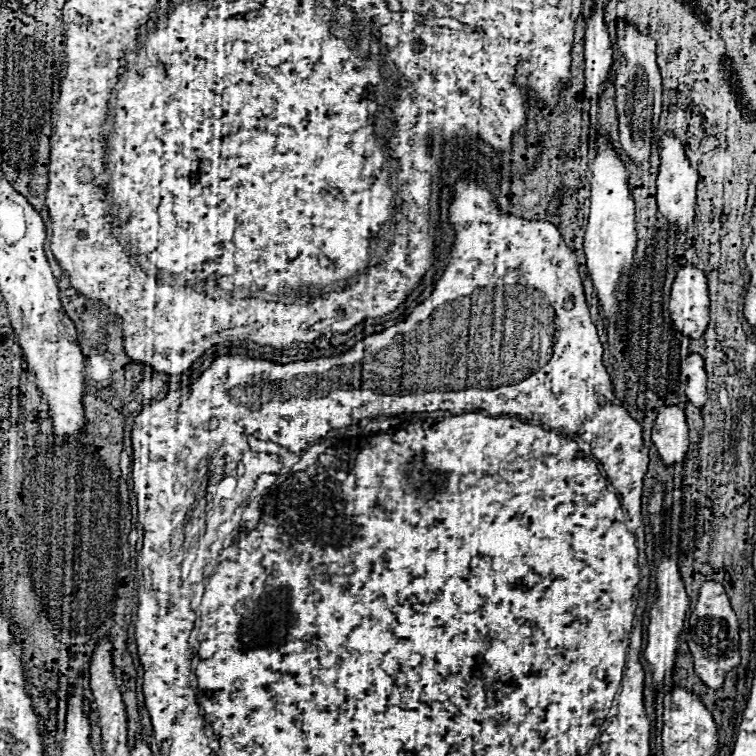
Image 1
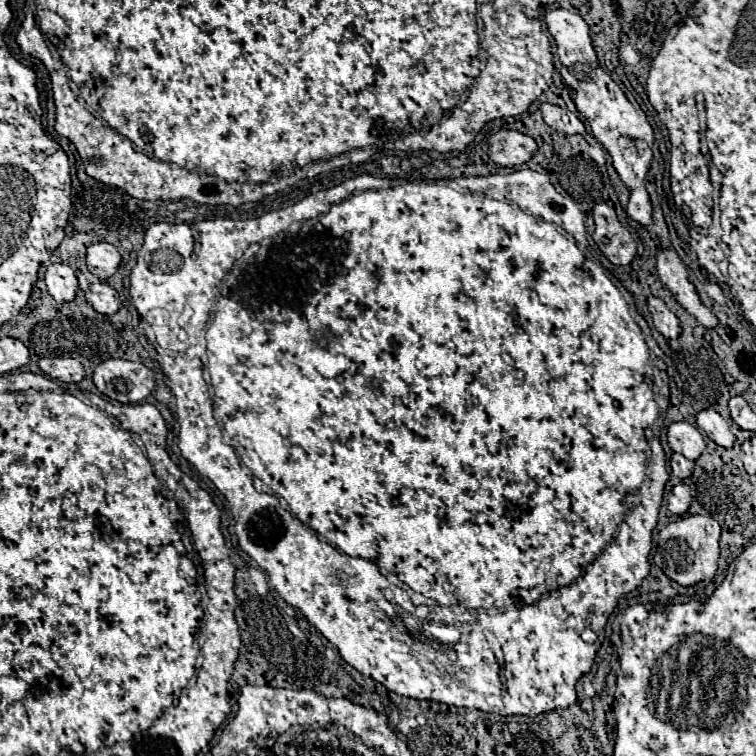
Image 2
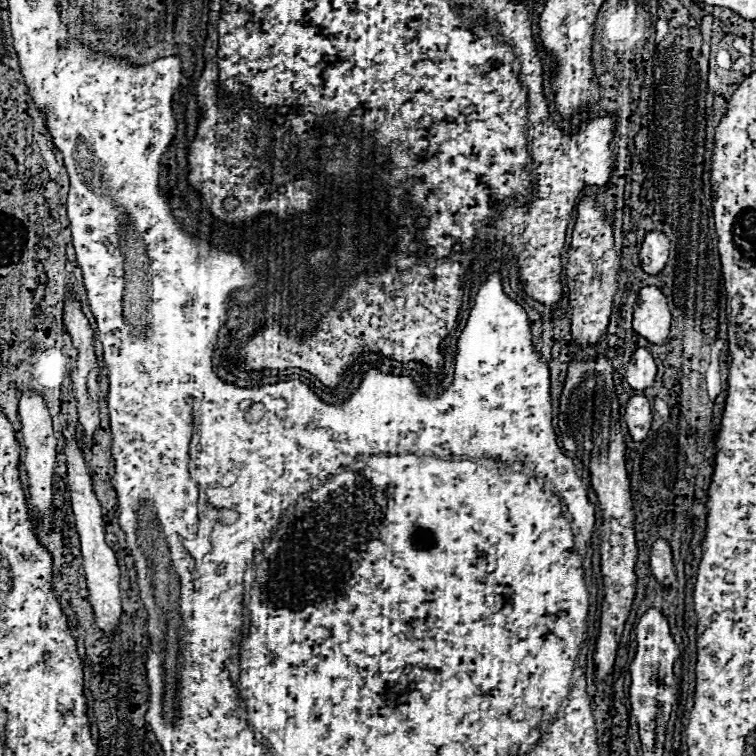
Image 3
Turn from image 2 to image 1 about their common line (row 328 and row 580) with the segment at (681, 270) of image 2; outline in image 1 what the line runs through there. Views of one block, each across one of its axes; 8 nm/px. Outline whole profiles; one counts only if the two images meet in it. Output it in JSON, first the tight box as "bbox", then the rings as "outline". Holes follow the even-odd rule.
{"bbox":[686,582,740,690],"outline":[[[704,582],[700,588],[698,604],[690,614],[690,632],[686,636],[692,658],[694,670],[698,678],[710,688],[720,690],[724,686],[726,674],[732,672],[740,664],[740,636],[738,636],[738,618],[730,606],[730,598],[726,596],[722,584],[718,582]]]}

